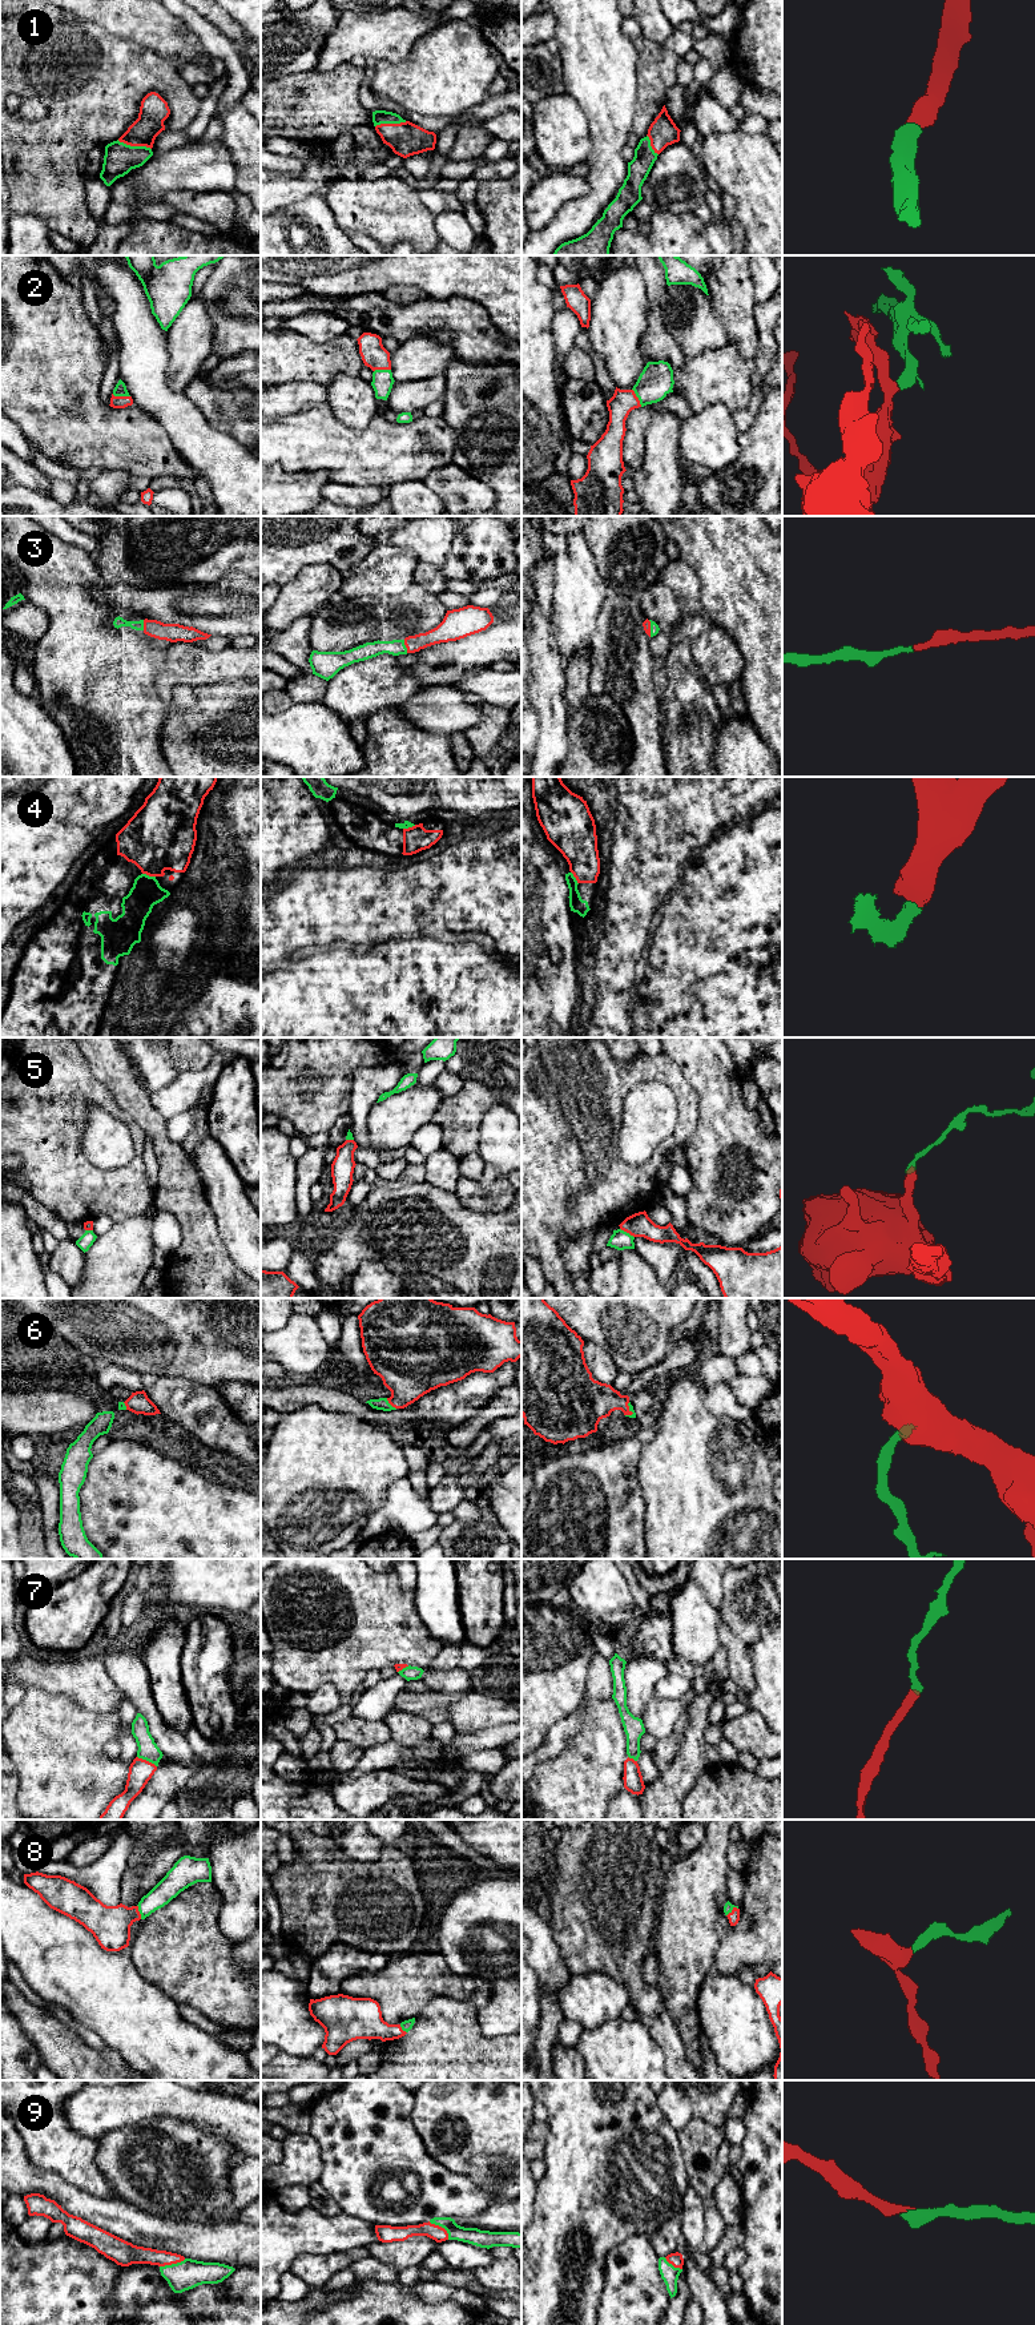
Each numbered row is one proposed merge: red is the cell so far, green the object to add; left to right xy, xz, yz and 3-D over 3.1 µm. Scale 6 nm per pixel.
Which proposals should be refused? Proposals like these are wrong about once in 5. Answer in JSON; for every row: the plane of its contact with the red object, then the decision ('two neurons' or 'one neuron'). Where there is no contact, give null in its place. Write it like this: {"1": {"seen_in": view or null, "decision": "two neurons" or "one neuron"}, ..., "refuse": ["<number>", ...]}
{"1": {"seen_in": "xy", "decision": "one neuron"}, "2": {"seen_in": "xy", "decision": "one neuron"}, "3": {"seen_in": "xz", "decision": "one neuron"}, "4": {"seen_in": "xy", "decision": "one neuron"}, "5": {"seen_in": "yz", "decision": "two neurons"}, "6": {"seen_in": "xz", "decision": "one neuron"}, "7": {"seen_in": "xy", "decision": "one neuron"}, "8": {"seen_in": "xy", "decision": "one neuron"}, "9": {"seen_in": "xz", "decision": "one neuron"}, "refuse": ["5"]}

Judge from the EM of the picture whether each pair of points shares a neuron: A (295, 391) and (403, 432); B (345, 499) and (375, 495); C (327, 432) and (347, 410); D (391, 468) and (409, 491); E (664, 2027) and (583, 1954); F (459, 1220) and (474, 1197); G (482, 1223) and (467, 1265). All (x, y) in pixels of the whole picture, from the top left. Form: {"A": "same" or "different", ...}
{"A": "different", "B": "same", "C": "different", "D": "different", "E": "same", "F": "different", "G": "same"}

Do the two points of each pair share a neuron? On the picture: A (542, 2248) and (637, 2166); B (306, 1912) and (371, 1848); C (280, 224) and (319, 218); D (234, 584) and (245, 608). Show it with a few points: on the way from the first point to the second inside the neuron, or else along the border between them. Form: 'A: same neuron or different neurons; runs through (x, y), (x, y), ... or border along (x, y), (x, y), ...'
A: same neuron; runs through (566, 2229), (613, 2182)
B: different neurons; border along (385, 1845), (375, 1861), (355, 1861), (349, 1857)
C: same neuron; runs through (289, 220), (310, 218)
D: same neuron; runs through (234, 589), (241, 603)

